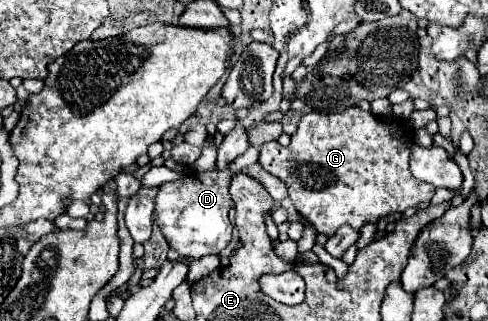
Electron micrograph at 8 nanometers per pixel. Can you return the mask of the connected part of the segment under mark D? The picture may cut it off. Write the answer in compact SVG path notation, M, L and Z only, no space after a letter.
M249 147L245 151L245 155L239 155L225 169L215 167L211 171L185 175L177 181L159 185L159 191L155 197L153 219L159 225L161 233L165 235L169 247L173 247L179 255L183 255L187 259L199 259L199 257L205 257L211 253L217 255L229 245L231 231L233 231L233 225L229 221L229 209L231 209L229 183L231 183L233 175L237 175L237 173L245 173L245 175L251 175L253 179L257 179L261 185L267 187L269 195L277 201L287 197L285 183L281 183L281 179L275 179L273 175L269 175L259 165L257 157L259 157L259 151L255 147Z

